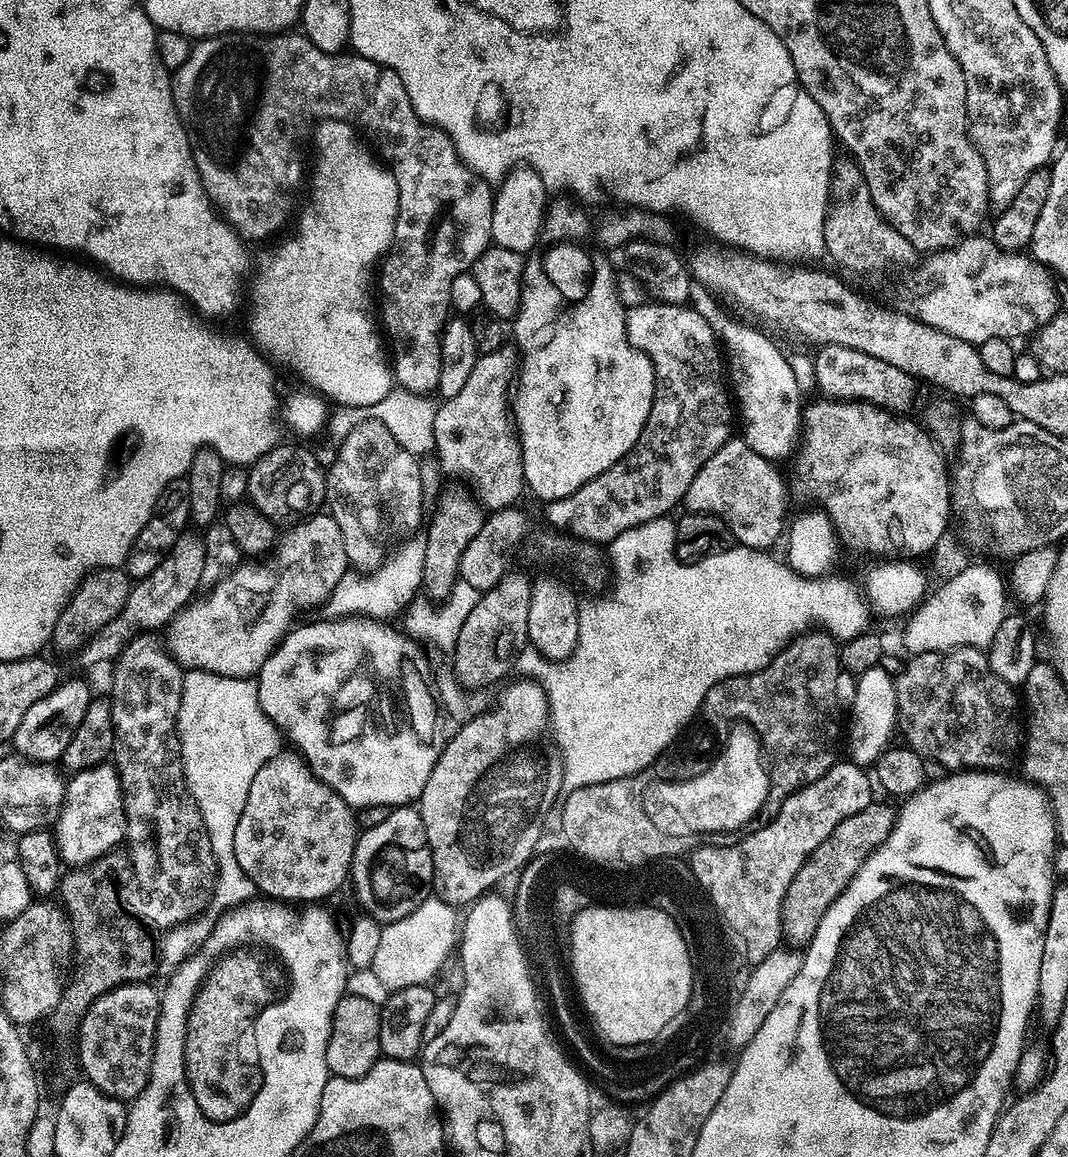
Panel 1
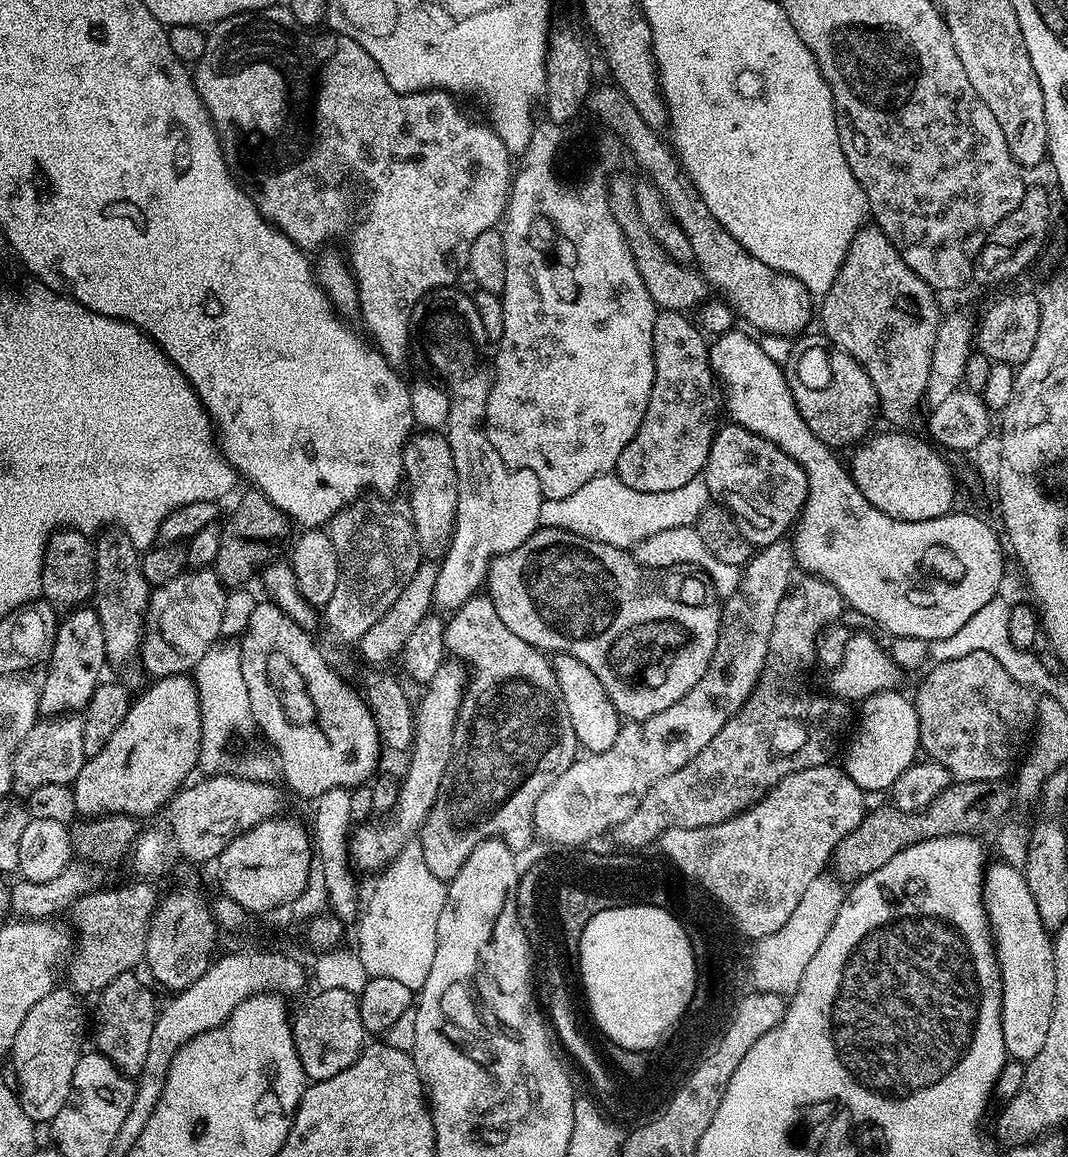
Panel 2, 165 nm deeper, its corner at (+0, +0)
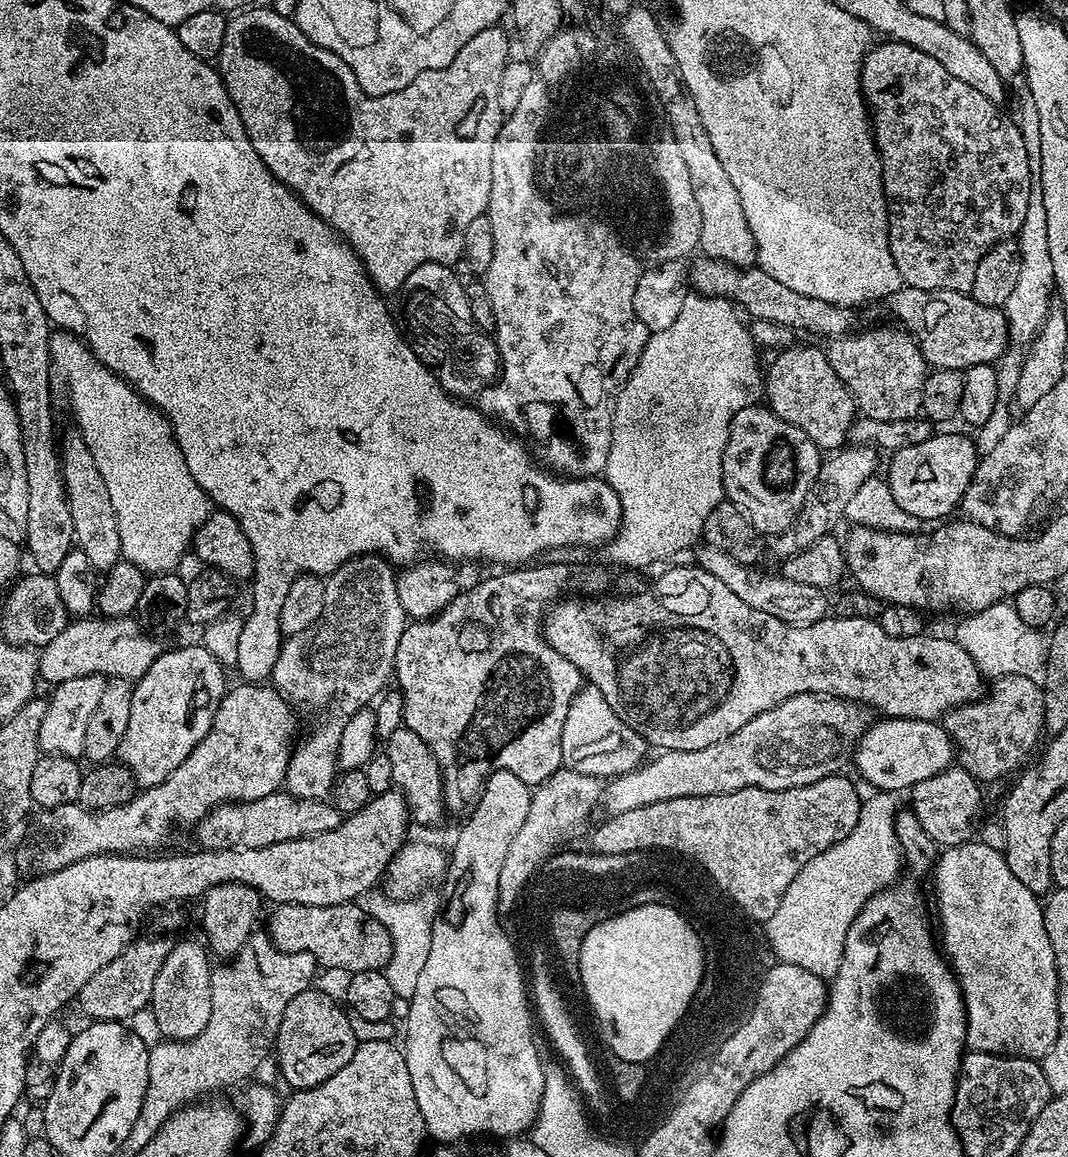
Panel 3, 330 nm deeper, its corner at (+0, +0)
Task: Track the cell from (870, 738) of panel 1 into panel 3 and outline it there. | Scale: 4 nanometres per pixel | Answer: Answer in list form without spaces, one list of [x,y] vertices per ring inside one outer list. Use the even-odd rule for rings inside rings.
[[[885,717],[857,739],[852,756],[861,776],[877,791],[909,789],[951,767],[954,749],[951,736],[935,721]]]

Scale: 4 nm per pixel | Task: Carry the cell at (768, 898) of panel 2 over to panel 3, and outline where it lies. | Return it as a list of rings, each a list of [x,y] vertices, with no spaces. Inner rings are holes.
[[[844,774],[827,776],[810,786],[798,786],[790,790],[762,790],[744,788],[716,796],[674,797],[650,805],[638,806],[625,813],[611,815],[606,824],[600,824],[590,836],[590,846],[598,846],[602,855],[623,858],[627,852],[644,852],[647,848],[665,848],[668,852],[681,852],[689,861],[700,857],[711,868],[716,878],[732,892],[732,896],[744,905],[753,916],[766,917],[779,908],[782,896],[798,878],[798,870],[806,866],[818,854],[833,848],[842,838],[854,830],[860,817],[862,796],[844,777]]]

